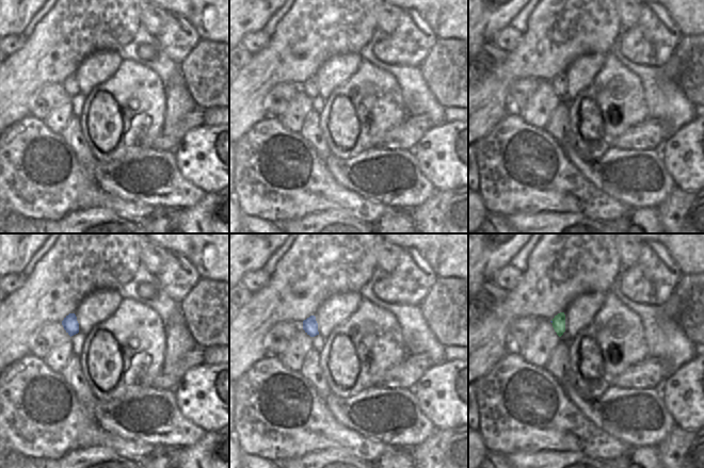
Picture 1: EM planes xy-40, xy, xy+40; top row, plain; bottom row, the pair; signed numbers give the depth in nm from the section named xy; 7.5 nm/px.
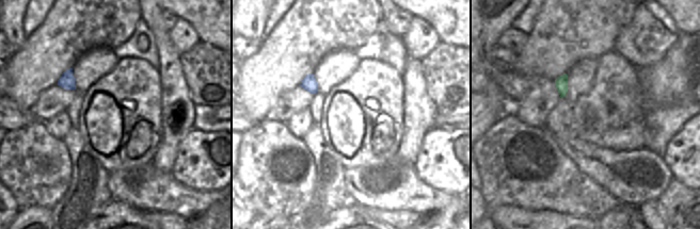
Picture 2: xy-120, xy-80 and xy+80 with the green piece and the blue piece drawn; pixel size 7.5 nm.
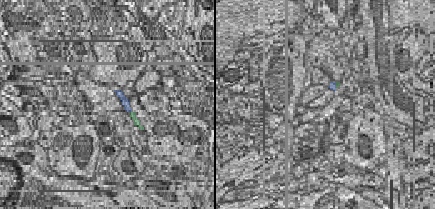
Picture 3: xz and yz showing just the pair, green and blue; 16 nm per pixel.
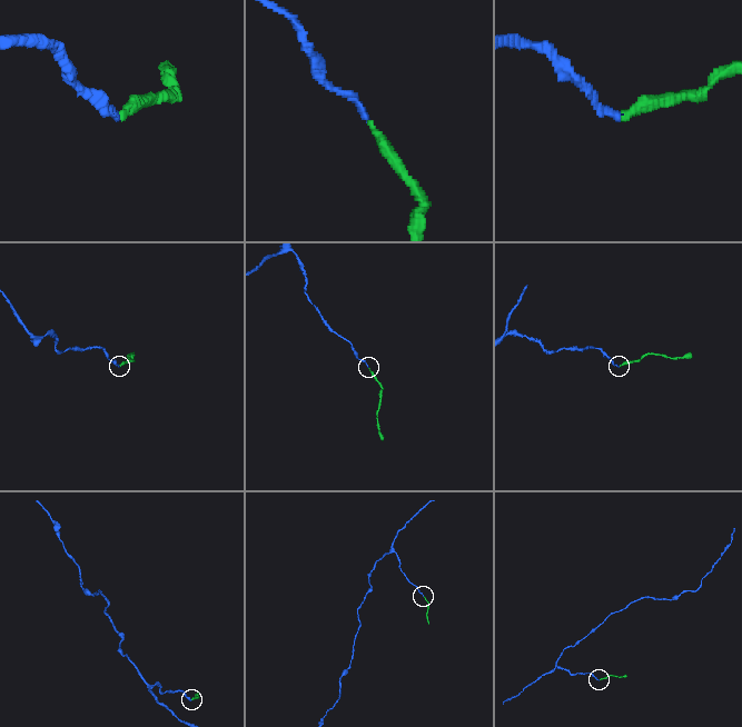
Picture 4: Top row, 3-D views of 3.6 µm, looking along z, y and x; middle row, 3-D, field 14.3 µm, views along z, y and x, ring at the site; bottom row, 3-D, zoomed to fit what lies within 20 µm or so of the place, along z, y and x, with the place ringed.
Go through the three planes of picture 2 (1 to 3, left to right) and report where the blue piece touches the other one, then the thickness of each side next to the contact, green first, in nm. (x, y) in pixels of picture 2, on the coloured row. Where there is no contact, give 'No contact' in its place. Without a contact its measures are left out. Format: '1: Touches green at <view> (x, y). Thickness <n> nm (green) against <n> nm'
1: No contact
2: No contact
3: No contact

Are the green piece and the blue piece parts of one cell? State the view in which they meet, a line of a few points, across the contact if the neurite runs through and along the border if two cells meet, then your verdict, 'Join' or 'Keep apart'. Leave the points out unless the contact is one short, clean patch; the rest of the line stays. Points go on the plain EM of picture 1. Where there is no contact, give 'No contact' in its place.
Touches green in xy+40. Line: xy+40 (558, 84), (553, 83), (550, 82). Join

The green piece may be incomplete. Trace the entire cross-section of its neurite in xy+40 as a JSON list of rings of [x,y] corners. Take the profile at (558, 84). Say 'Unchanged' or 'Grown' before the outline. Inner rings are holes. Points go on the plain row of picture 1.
Unchanged. [[[560,74],[551,81],[553,88],[557,96],[561,98],[565,93],[565,76],[564,74]]]

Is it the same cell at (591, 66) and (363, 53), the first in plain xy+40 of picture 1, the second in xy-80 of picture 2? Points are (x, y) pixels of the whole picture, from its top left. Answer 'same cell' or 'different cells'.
different cells

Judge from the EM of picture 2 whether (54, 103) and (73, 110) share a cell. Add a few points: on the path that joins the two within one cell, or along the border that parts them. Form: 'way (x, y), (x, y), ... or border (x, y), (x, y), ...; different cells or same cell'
border (77, 92), (73, 101), (65, 110); different cells

